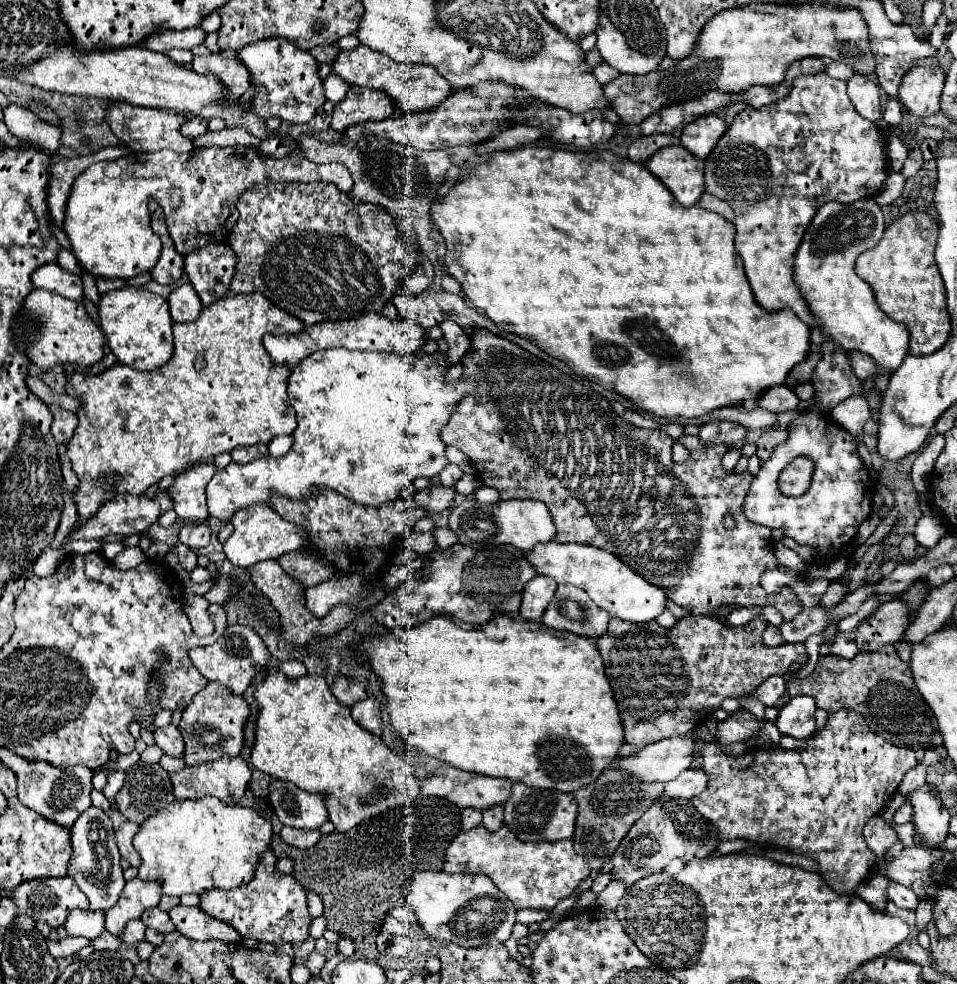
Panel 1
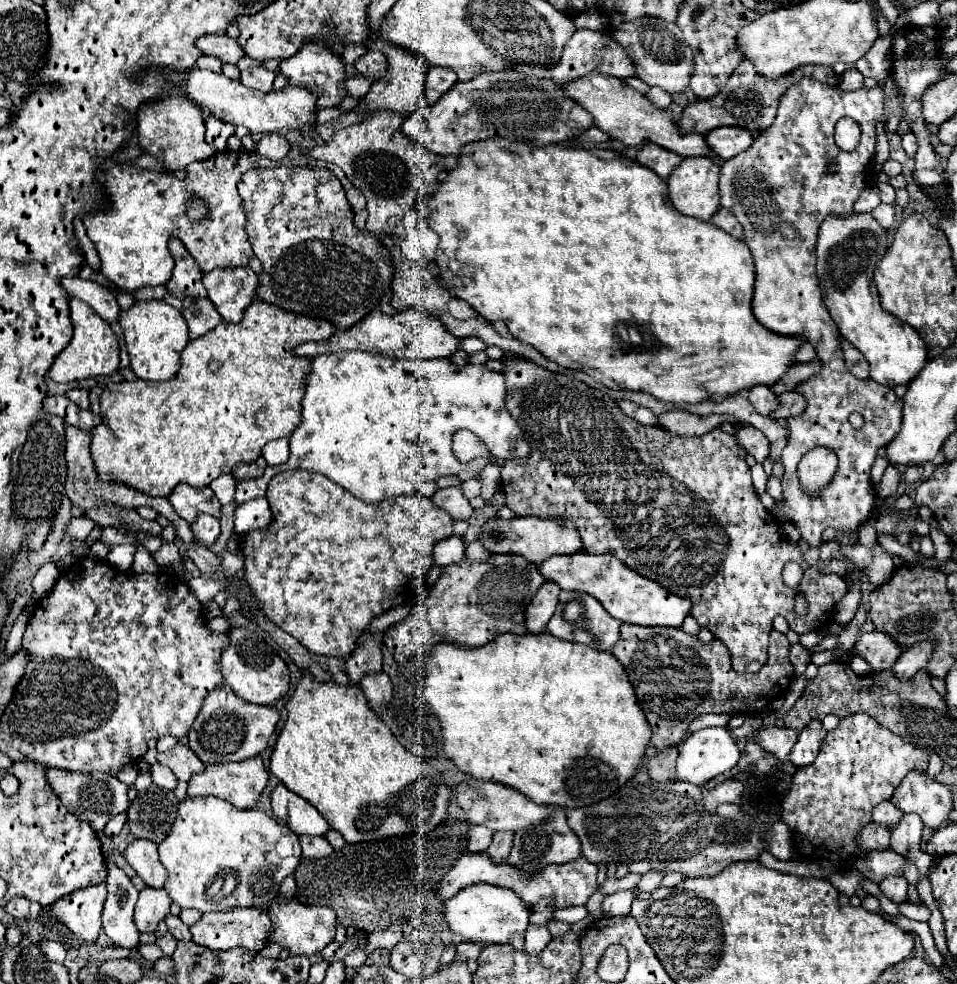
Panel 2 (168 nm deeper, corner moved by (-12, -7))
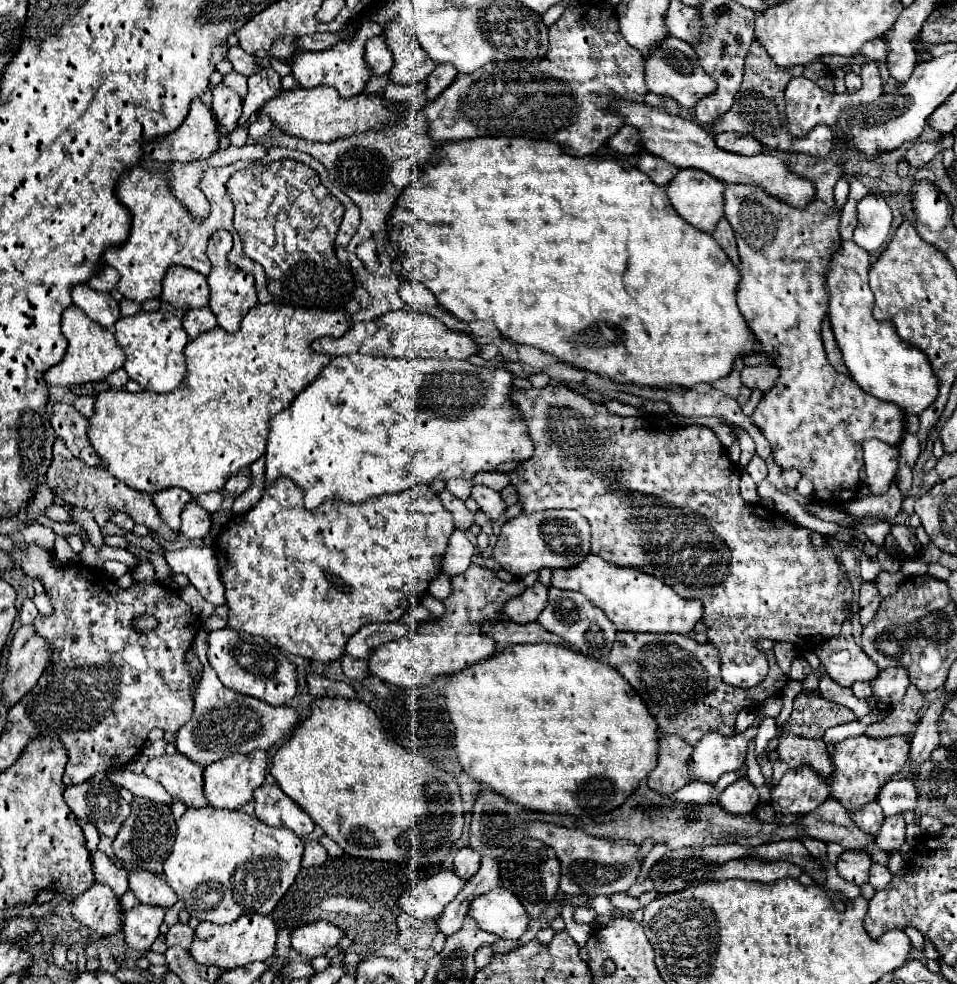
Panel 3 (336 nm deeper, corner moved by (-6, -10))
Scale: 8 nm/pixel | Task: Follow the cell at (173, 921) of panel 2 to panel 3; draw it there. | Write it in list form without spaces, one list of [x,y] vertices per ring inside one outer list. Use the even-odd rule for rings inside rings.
[[[175,924],[169,928],[165,942],[167,942],[167,946],[181,946],[181,948],[189,950],[189,946],[193,942],[193,934],[195,934],[195,930],[189,928],[187,924]]]

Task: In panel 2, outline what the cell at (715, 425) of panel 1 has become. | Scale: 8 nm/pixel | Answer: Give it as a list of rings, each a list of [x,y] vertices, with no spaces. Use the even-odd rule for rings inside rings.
[[[739,425],[735,427],[735,437],[739,437],[741,447],[747,449],[747,453],[751,453],[757,463],[763,463],[763,459],[769,455],[769,441],[761,431],[755,431],[755,427],[747,427],[747,425]]]

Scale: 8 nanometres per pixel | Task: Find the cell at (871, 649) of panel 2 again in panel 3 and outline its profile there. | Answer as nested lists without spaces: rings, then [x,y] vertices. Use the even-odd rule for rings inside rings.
[[[845,632],[825,640],[815,654],[825,666],[829,678],[841,686],[851,686],[857,680],[871,682],[879,674],[879,668],[873,664],[873,660],[855,644],[851,634]]]

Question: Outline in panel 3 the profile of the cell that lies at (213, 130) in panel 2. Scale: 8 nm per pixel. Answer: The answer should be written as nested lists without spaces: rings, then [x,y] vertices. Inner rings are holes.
[[[217,84],[211,92],[213,92],[211,108],[213,108],[215,118],[219,122],[221,134],[235,130],[237,120],[241,116],[241,96],[225,84]]]

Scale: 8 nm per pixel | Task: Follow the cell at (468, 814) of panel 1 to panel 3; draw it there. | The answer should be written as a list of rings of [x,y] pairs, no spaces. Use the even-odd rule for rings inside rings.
[[[461,848],[455,854],[455,874],[459,874],[459,878],[473,878],[473,874],[477,874],[477,866],[481,864],[481,858],[475,850],[471,848]]]

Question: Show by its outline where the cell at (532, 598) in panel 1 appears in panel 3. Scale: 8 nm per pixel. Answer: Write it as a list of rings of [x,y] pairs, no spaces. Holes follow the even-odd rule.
[[[537,582],[535,586],[527,588],[517,598],[509,600],[503,608],[503,616],[517,624],[529,624],[537,620],[545,604],[547,604],[547,588],[541,582]]]

